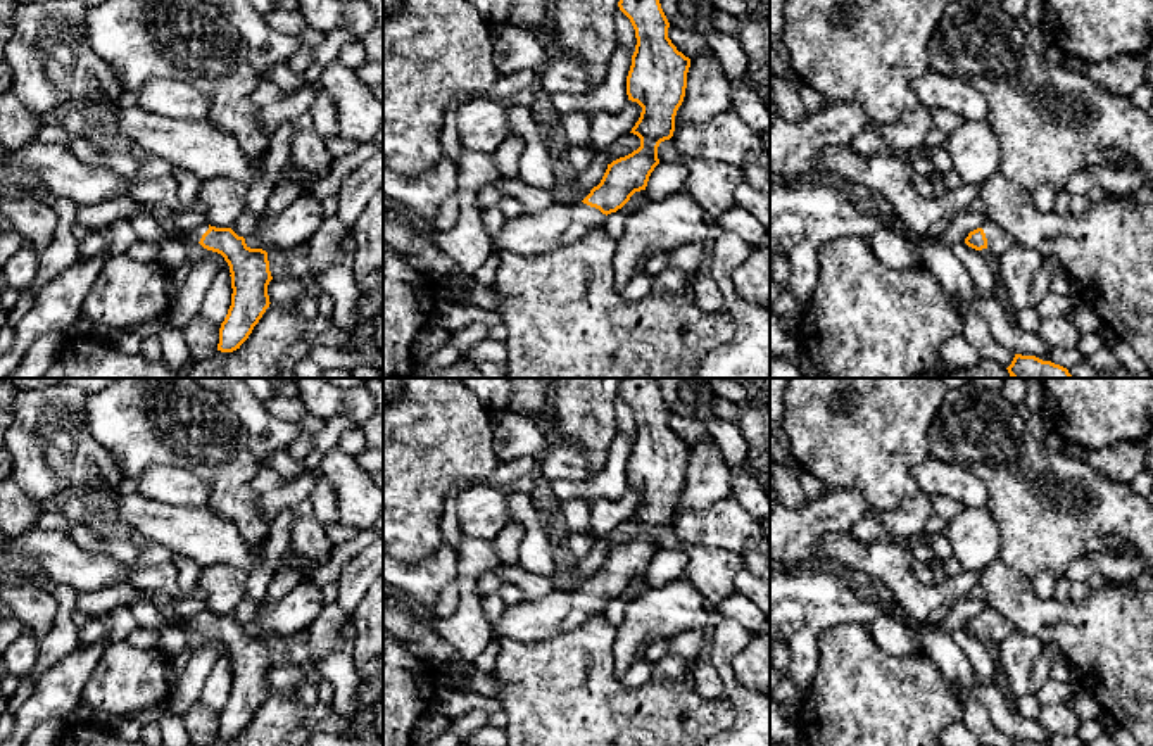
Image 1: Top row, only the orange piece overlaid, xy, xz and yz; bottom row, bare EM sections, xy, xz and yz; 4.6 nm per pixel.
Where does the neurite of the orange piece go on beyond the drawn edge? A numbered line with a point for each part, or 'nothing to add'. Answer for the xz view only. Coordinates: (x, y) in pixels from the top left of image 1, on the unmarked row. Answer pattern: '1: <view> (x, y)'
1: xz (527, 622)

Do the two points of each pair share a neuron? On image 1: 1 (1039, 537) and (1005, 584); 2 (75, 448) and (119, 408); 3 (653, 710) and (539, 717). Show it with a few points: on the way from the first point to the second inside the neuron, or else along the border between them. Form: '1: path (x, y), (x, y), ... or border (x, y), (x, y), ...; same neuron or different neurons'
1: border (998, 558), (1029, 579); different neurons
2: border (85, 396), (83, 417), (92, 434), (111, 453); different neurons
3: path (625, 717), (567, 717); same neuron

